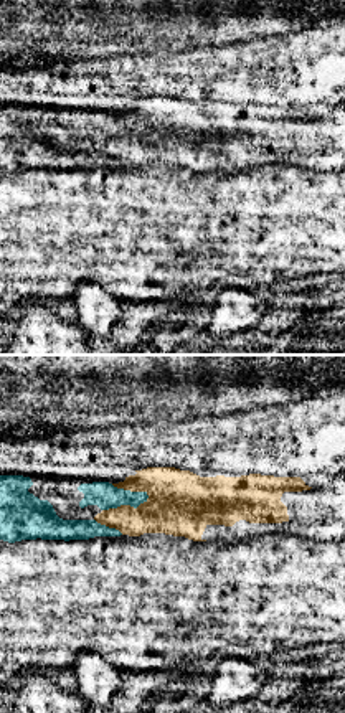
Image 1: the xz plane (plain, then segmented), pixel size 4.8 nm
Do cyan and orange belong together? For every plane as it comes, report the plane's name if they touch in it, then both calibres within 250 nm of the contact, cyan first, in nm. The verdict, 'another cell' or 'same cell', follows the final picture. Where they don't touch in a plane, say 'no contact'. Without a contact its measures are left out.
contact in xz; calibres 130 and 300 nm

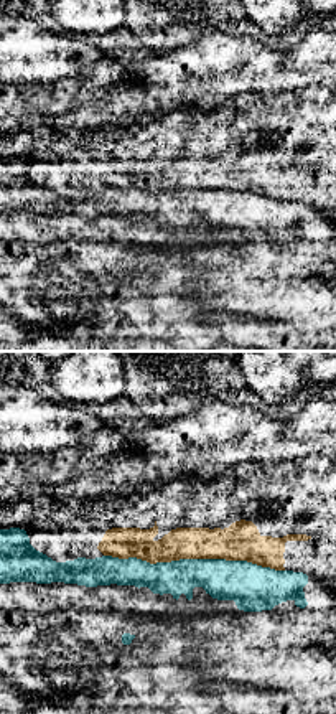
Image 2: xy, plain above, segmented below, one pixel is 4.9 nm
contact in xy; calibres 200 and 190 nm

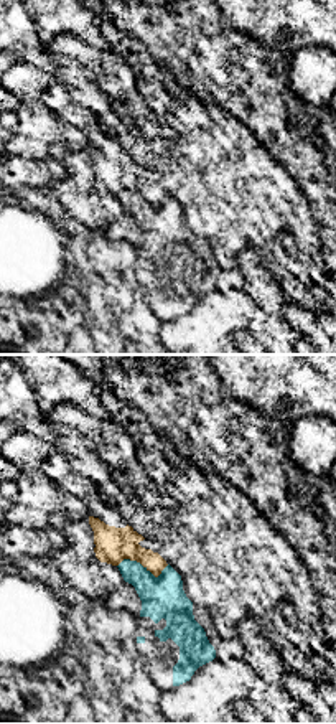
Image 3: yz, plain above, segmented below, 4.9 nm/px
contact in yz; calibres 200 and 180 nm

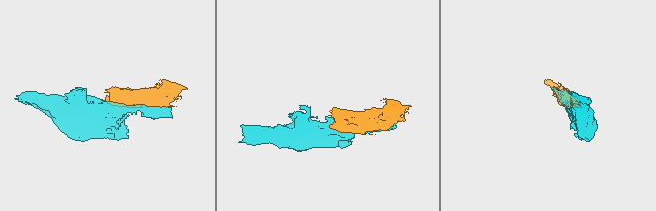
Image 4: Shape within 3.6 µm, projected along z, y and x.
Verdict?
another cell

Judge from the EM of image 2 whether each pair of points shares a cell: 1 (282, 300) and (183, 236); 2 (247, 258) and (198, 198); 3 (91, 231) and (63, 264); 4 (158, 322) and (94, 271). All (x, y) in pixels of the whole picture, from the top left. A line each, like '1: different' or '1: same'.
1: same
2: same
3: different
4: same

